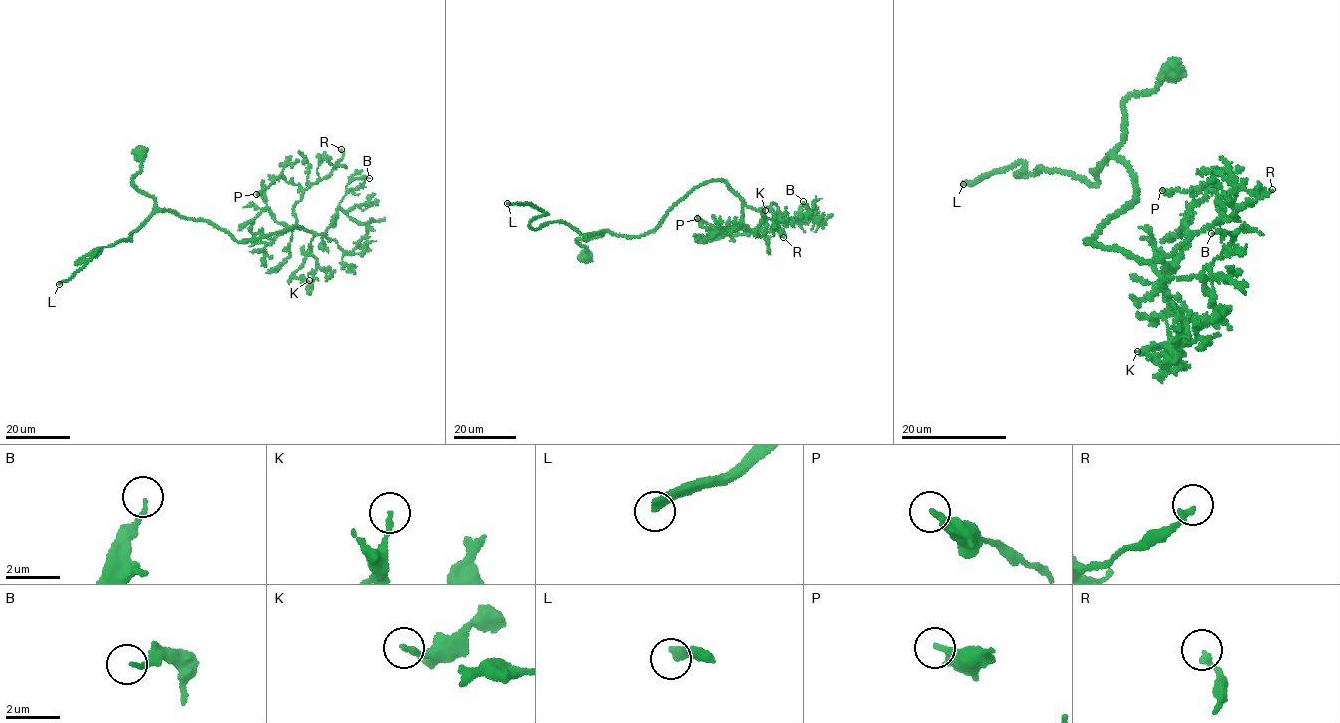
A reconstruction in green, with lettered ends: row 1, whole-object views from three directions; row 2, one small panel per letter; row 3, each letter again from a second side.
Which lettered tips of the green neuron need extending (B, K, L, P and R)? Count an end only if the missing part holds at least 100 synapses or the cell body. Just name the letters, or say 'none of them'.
L

